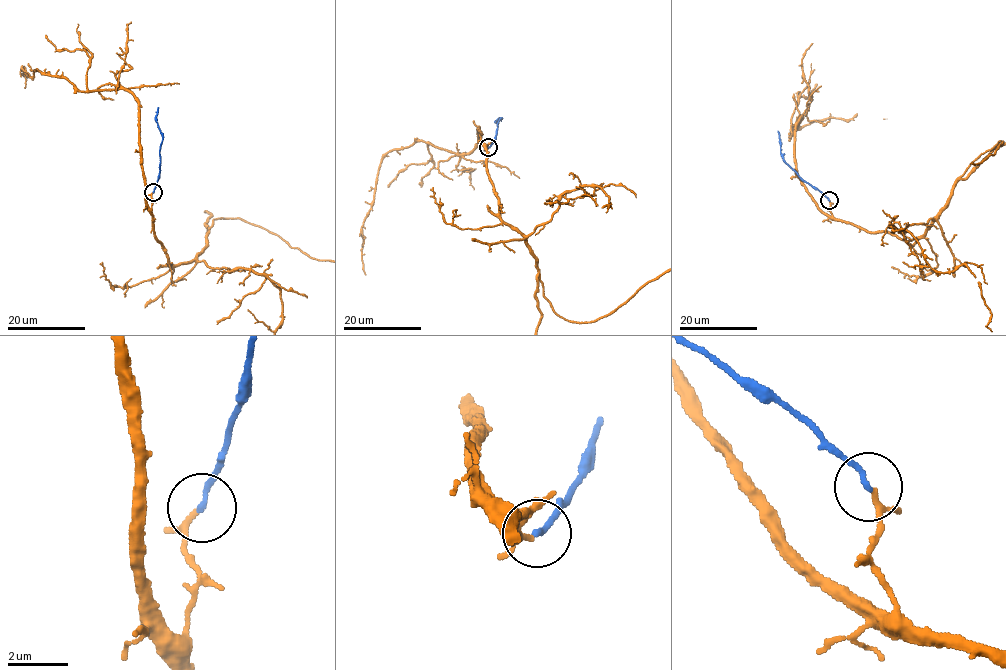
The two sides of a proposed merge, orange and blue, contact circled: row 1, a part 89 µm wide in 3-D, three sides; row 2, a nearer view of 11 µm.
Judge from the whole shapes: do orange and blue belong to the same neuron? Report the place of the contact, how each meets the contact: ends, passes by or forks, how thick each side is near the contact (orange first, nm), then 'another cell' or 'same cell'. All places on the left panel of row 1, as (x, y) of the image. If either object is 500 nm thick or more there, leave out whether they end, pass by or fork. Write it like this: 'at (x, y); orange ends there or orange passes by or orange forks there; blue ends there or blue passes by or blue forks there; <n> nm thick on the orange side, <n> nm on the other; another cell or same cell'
at (153, 192); orange passes by; blue ends there; 140 nm thick on the orange side, 170 nm on the other; same cell

